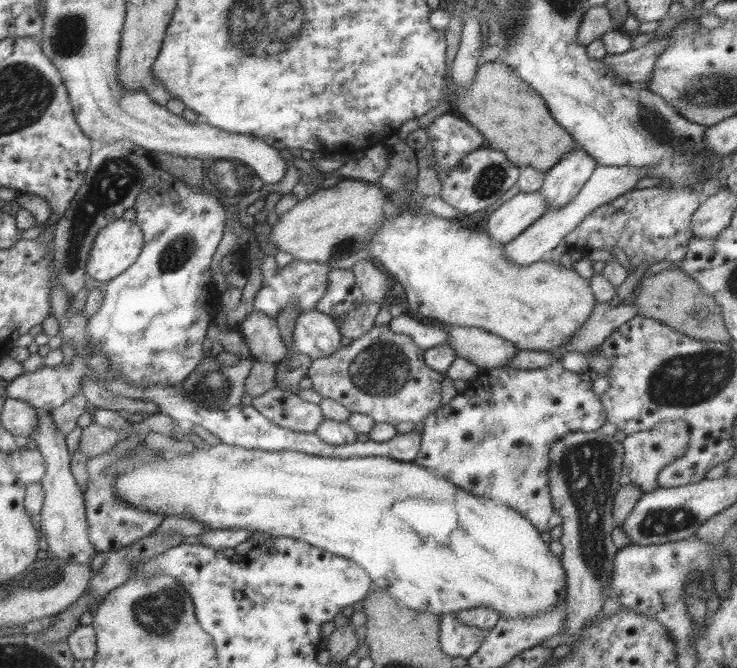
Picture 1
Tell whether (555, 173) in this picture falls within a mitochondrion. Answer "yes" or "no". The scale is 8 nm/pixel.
no

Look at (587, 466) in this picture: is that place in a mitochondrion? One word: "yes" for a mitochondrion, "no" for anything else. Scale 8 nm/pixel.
yes

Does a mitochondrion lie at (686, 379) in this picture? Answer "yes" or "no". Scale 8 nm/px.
yes

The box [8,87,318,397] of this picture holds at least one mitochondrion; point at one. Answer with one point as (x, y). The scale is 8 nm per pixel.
(115, 178)

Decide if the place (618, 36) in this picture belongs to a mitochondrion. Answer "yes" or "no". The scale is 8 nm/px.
no

